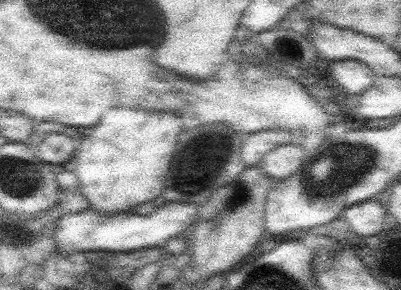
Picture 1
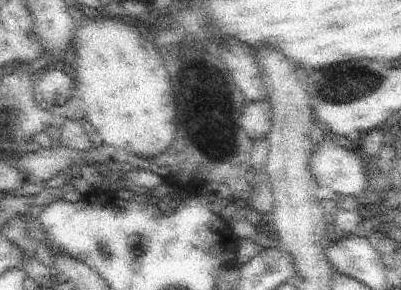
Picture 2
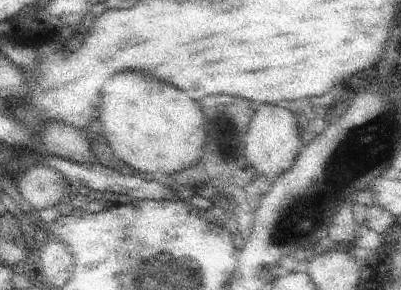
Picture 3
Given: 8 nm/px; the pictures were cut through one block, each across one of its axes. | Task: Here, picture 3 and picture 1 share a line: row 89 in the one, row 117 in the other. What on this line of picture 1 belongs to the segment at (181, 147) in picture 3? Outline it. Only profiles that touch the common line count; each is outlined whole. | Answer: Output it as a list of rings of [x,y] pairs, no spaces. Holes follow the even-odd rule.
[[[111,108],[103,120],[93,128],[89,136],[83,136],[83,142],[77,146],[71,170],[77,174],[81,194],[87,198],[89,210],[95,210],[103,216],[121,216],[137,212],[139,206],[151,202],[161,194],[165,186],[165,174],[169,170],[171,152],[181,128],[181,120],[173,112],[145,112],[133,108]]]

